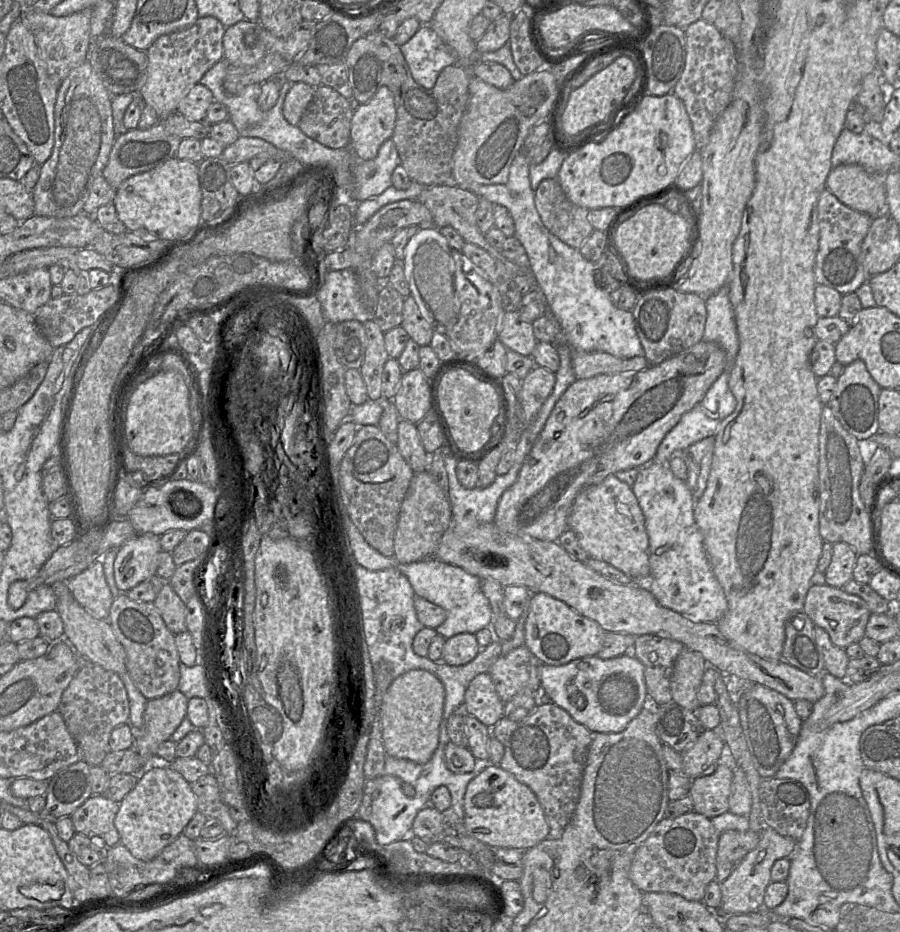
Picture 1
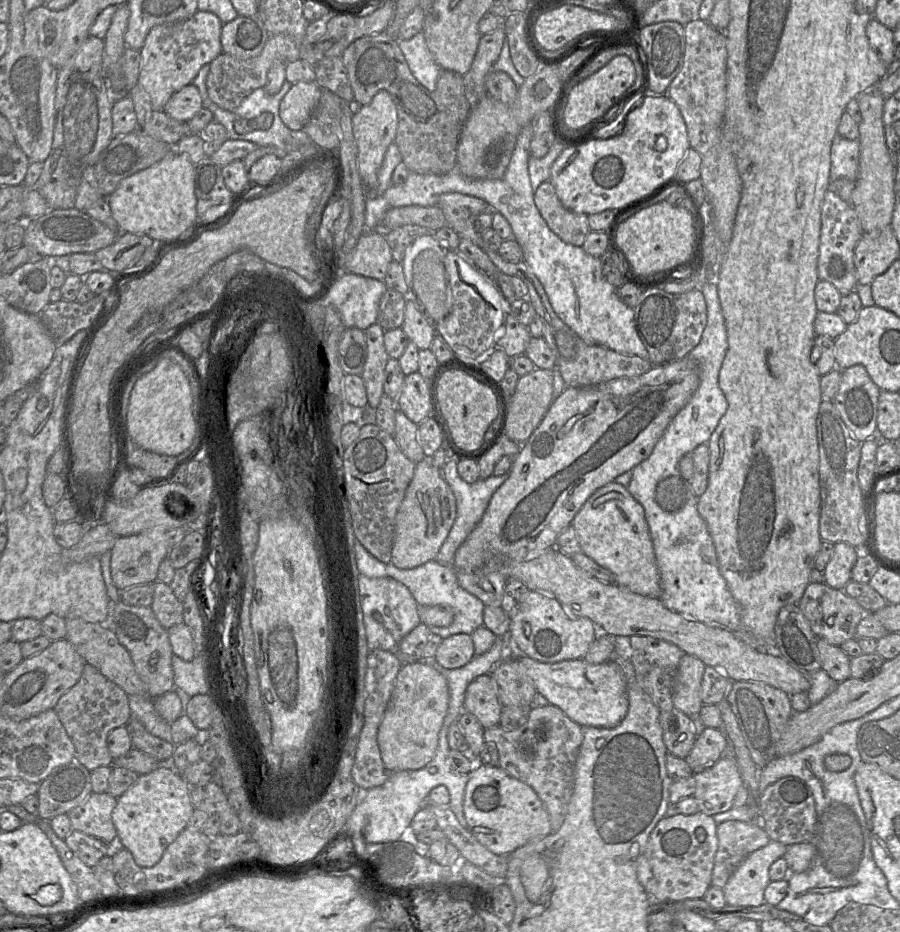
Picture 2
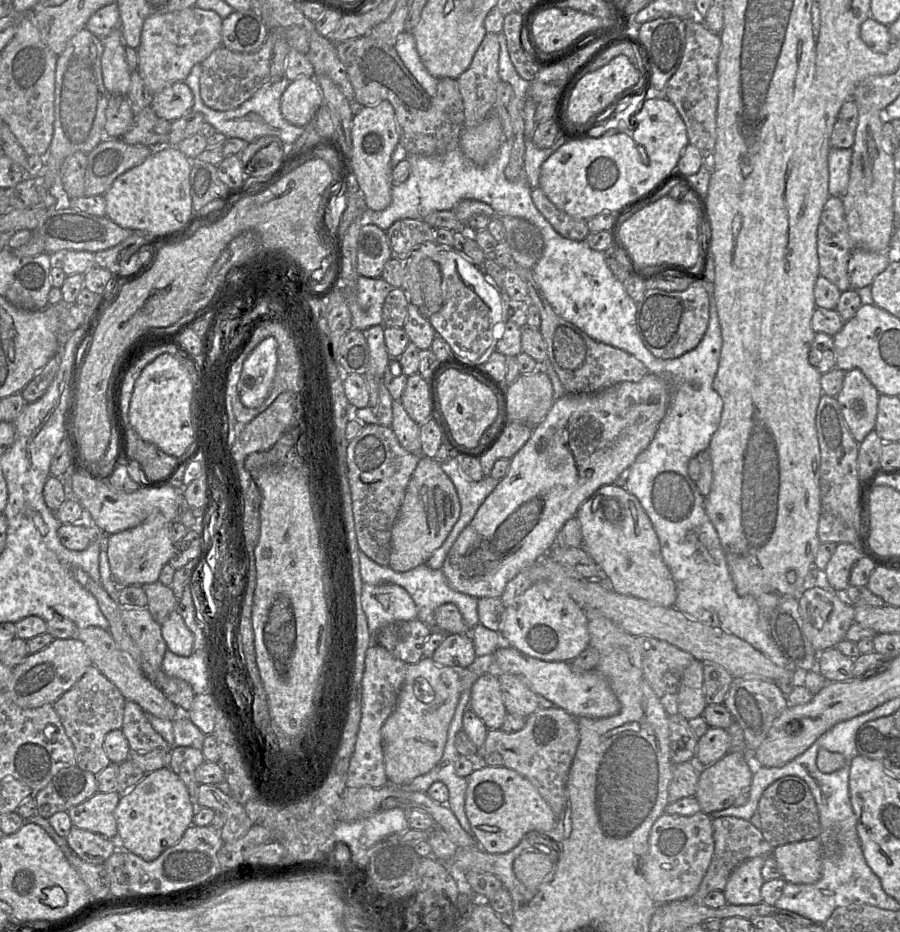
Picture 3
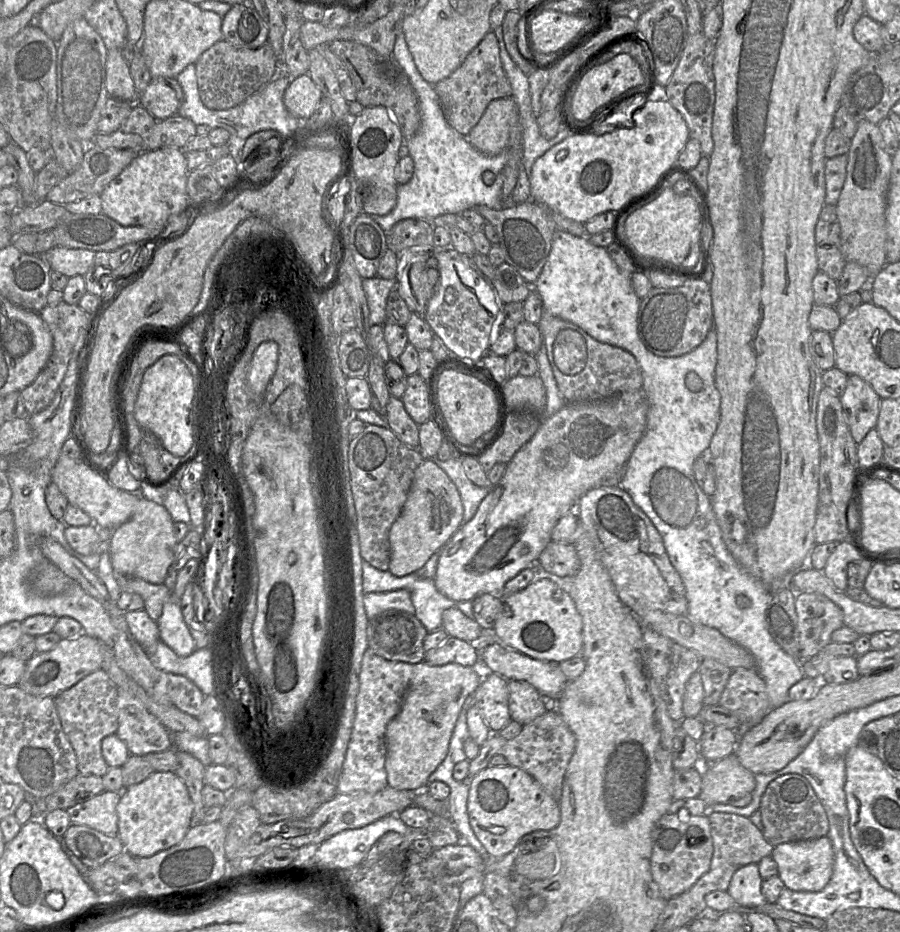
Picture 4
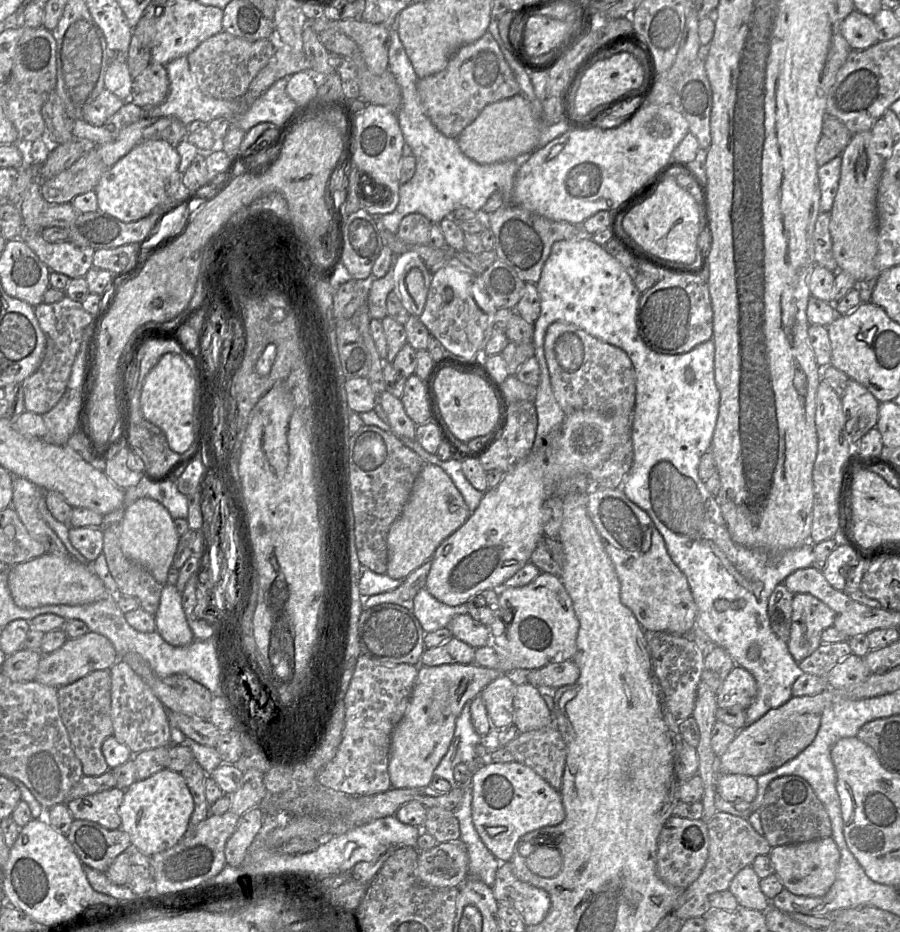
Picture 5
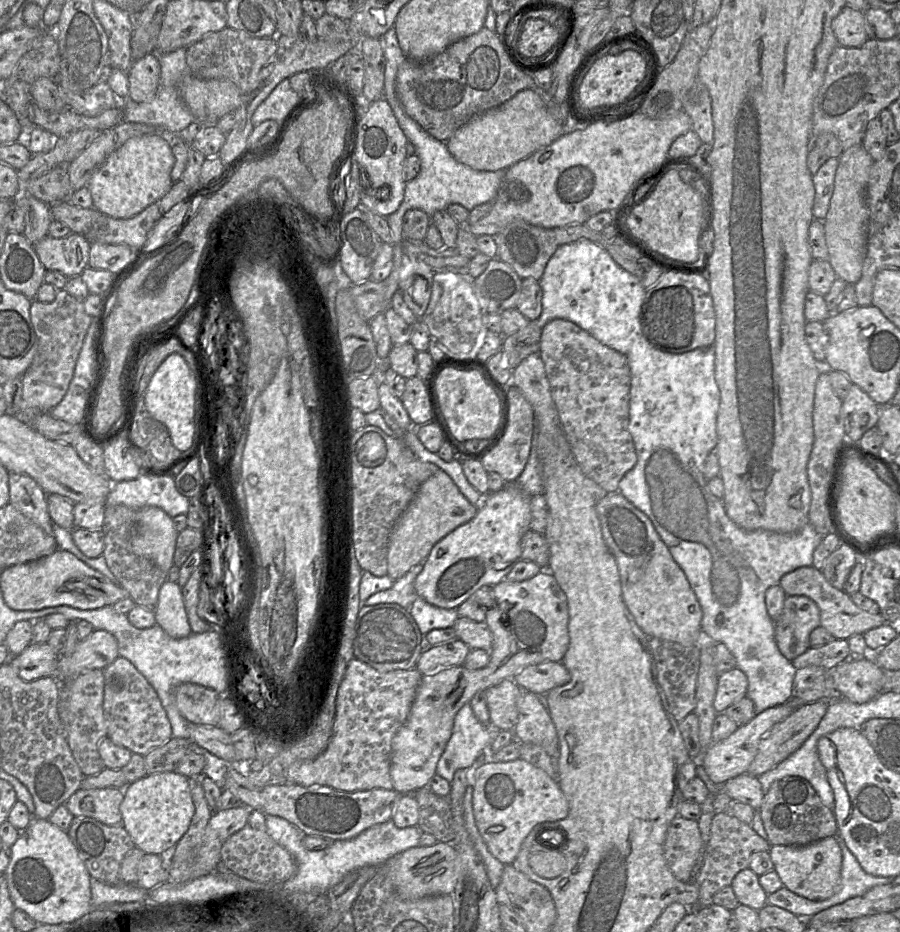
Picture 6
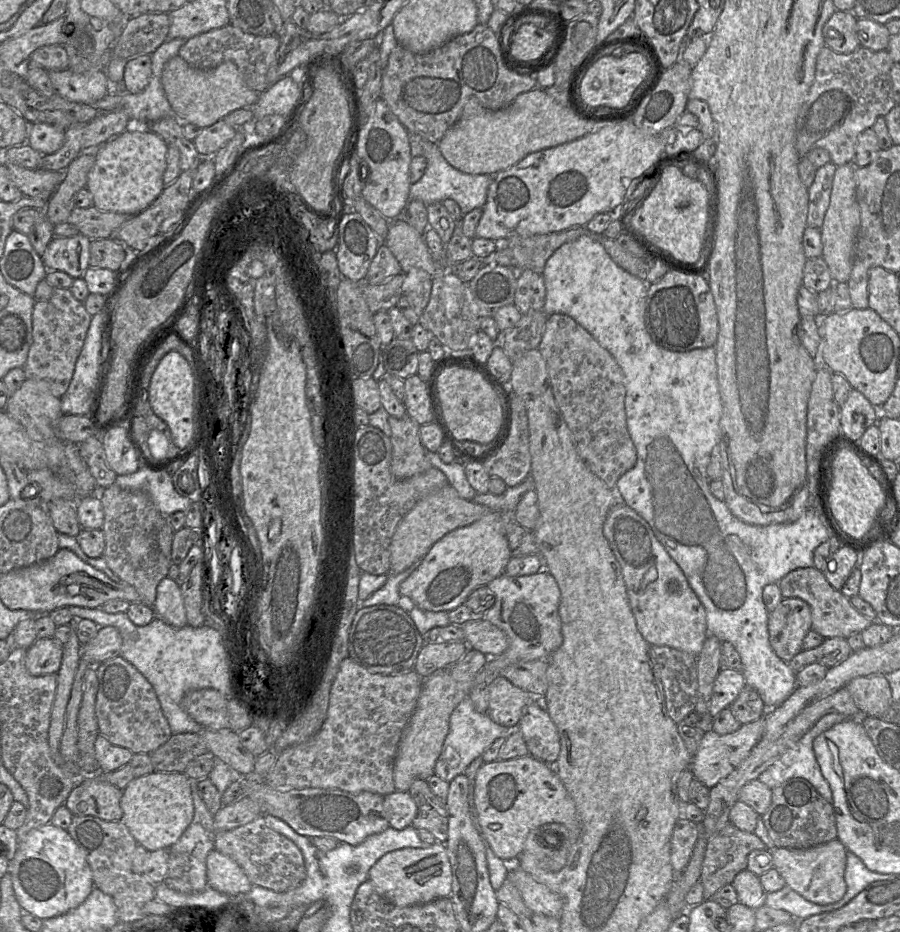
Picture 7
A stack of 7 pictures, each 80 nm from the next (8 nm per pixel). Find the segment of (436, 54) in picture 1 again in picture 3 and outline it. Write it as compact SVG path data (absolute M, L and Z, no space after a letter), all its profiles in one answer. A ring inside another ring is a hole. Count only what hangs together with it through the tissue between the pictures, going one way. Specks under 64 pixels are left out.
M403 31L397 37L395 49L404 65L430 96L437 93L438 80L423 65L412 32Z

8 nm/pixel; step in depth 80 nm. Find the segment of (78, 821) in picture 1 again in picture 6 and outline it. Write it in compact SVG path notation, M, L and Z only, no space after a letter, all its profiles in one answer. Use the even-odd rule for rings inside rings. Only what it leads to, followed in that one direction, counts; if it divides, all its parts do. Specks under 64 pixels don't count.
M79 788L65 802L73 817L90 817L108 825L122 825L120 805L124 790L119 788L82 789Z

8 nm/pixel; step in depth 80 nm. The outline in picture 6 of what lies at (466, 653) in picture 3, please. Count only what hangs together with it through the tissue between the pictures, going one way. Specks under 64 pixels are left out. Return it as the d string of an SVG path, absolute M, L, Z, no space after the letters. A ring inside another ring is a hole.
M452 639L431 646L421 653L416 662L416 668L423 674L433 673L441 668L460 666L470 652L470 647L461 639Z

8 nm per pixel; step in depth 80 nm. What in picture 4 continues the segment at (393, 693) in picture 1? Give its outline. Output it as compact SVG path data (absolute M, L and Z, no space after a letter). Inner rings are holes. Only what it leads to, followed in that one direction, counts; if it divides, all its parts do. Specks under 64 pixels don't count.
M422 661L413 665L413 677L399 713L385 732L387 784L396 790L426 789L429 776L447 755L449 742L467 697L473 696L483 678L477 667L458 663L432 666Z

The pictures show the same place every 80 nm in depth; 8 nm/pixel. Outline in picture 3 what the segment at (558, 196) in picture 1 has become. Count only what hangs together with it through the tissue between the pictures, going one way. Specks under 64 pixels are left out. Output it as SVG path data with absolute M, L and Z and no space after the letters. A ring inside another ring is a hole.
M540 187L532 189L531 197L537 209L563 237L583 241L589 234L587 220L575 218L557 208Z

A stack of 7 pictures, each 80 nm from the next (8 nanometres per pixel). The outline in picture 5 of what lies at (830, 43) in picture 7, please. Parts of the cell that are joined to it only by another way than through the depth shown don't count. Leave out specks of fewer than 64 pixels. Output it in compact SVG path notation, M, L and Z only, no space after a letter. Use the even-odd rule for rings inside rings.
M856 9L842 21L840 31L851 50L864 50L879 41L873 18Z

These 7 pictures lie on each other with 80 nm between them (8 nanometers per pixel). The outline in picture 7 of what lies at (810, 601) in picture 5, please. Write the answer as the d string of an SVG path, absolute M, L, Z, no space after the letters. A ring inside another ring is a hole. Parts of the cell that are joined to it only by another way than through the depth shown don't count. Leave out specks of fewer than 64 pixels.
M783 598L768 615L770 645L785 662L789 662L802 651L803 639L809 630L811 610L800 598Z

